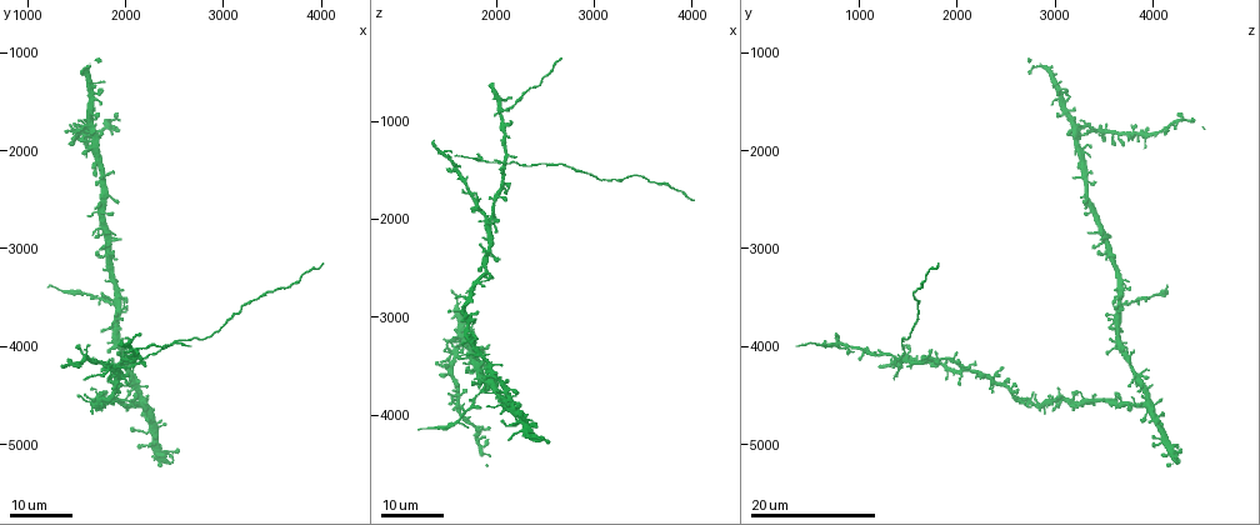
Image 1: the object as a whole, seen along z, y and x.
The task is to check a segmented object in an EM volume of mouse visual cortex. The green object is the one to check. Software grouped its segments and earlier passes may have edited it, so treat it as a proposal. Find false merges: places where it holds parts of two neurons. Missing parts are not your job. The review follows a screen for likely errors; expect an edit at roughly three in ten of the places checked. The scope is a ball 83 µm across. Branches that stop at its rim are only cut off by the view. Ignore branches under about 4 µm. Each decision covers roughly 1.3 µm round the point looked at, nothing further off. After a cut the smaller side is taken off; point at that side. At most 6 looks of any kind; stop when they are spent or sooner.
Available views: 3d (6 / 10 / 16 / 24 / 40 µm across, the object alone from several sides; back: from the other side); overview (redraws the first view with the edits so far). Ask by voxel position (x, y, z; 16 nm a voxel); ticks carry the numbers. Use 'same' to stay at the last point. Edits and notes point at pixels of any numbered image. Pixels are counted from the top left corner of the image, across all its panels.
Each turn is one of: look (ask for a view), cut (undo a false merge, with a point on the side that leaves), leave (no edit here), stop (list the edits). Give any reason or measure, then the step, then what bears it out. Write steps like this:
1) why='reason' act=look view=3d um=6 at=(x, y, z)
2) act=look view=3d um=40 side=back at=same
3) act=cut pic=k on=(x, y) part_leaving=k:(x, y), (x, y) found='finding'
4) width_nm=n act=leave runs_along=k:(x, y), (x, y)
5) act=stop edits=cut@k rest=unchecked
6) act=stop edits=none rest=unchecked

why='side arm on a straight run' act=look view=3d um=16 at=(1900, 3580, 3680)

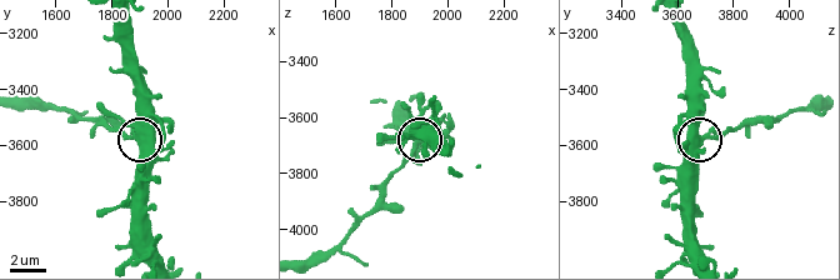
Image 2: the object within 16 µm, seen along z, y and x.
act=look view=3d um=10 at=(1880, 3570, 3700)

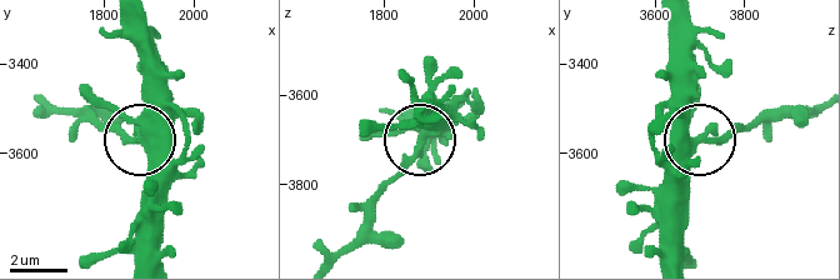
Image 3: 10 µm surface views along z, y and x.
side_arm_um=15 arms=3 act=cut pic=3 on=(105, 130) found='a second neuron is stuck on'

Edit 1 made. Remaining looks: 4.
why='redraw' act=look view=overview

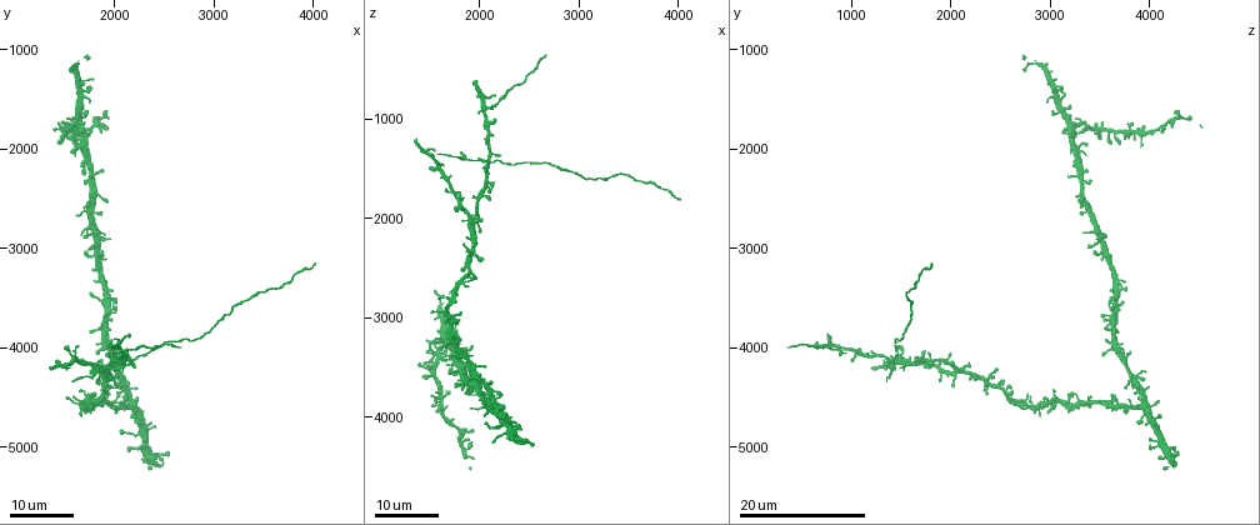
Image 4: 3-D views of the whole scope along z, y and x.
why='looks like a crossing' act=look view=3d um=24 at=(2060, 4040, 880)

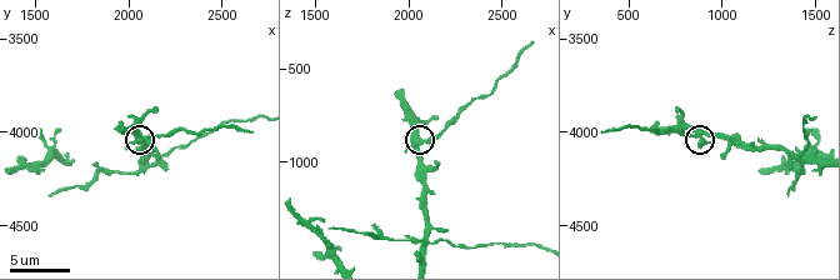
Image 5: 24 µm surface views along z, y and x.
why='closer look' act=look view=3d um=10 at=(2060, 4020, 900)

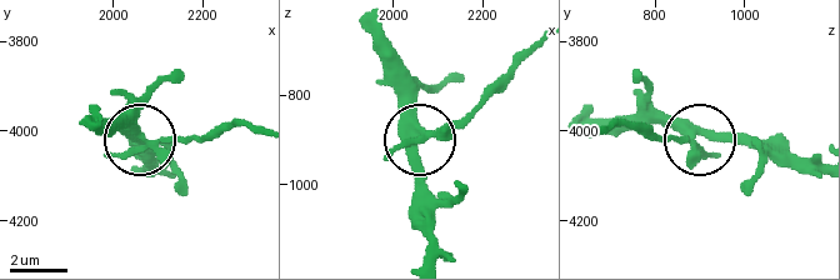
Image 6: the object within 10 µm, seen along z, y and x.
side_arm_um=5 arms=5 act=cut pic=6 on=(111, 155) found='two neurons meet here'

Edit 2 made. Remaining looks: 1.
why='four or more arms meet' act=look view=3d um=6 at=(2100, 4160, 1420)

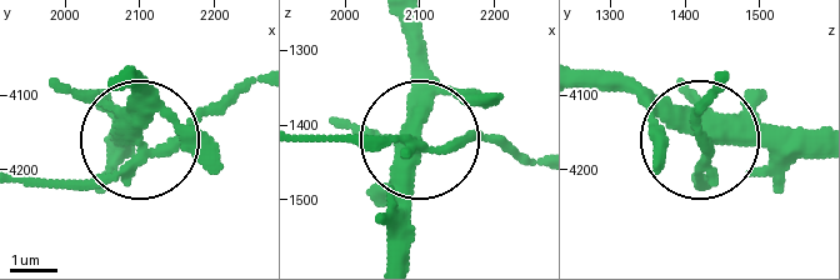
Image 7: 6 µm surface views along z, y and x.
act=cut pic=7 on=(199, 114) part_leaving=7:(140, 159), (256, 79) found='a second neuron is stuck on'

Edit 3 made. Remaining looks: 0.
act=stop edits=cut@3,cut@6,cut@7 rest=unchecked

